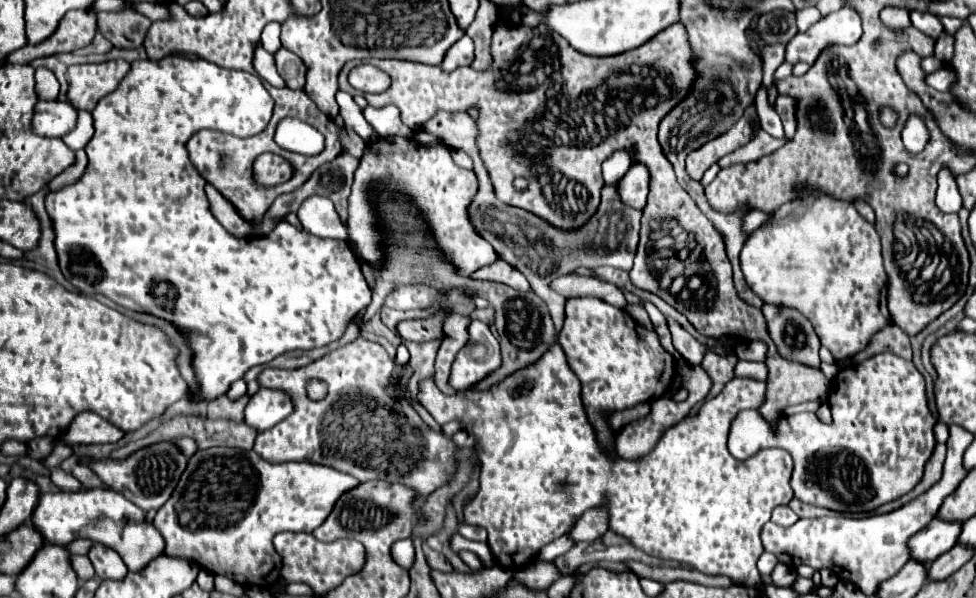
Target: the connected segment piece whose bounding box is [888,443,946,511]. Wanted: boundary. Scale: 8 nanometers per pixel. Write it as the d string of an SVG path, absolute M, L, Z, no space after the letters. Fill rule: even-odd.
M938 443L938 445L936 445L936 449L934 449L934 453L932 453L932 457L930 457L930 461L926 463L926 469L924 469L922 481L920 481L920 483L918 483L910 493L906 493L904 497L900 497L900 499L896 499L896 501L888 503L890 511L894 511L894 509L902 507L904 503L908 503L908 501L916 499L920 493L924 493L928 487L932 487L932 485L940 479L940 475L942 475L944 457L946 457L946 445L944 445L944 443Z

